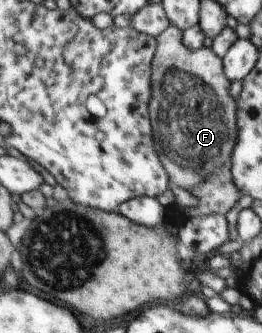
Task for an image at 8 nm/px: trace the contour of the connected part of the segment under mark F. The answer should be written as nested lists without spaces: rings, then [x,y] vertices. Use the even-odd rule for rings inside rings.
[[[168,26],[155,37],[156,54],[150,62],[150,103],[148,118],[152,126],[154,150],[166,170],[169,184],[188,192],[198,188],[200,182],[210,178],[214,170],[231,166],[232,150],[237,140],[237,101],[230,95],[231,81],[225,76],[222,59],[211,48],[201,47],[188,50],[182,42],[182,31]]]

